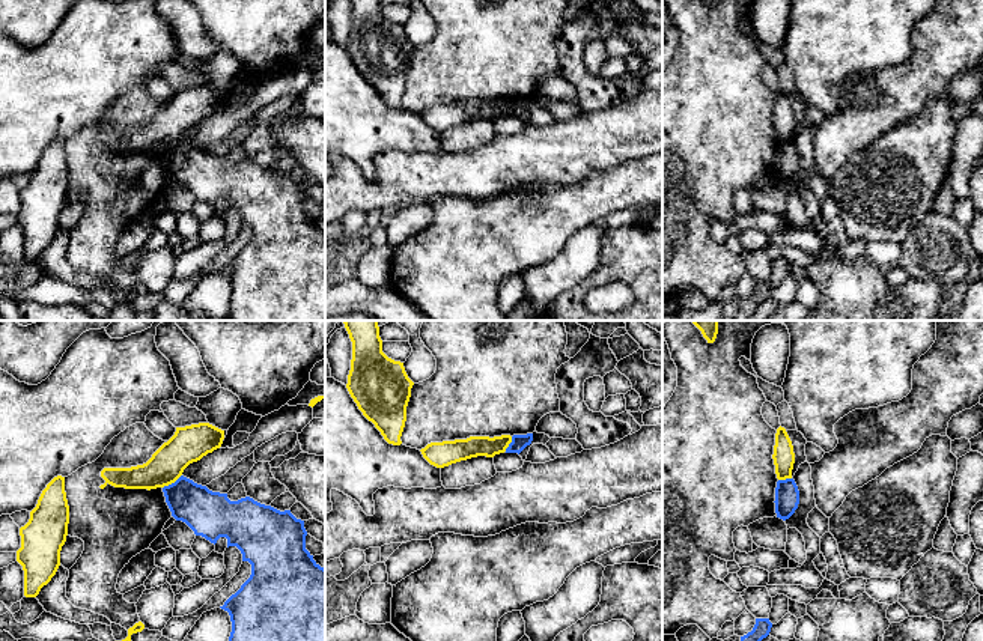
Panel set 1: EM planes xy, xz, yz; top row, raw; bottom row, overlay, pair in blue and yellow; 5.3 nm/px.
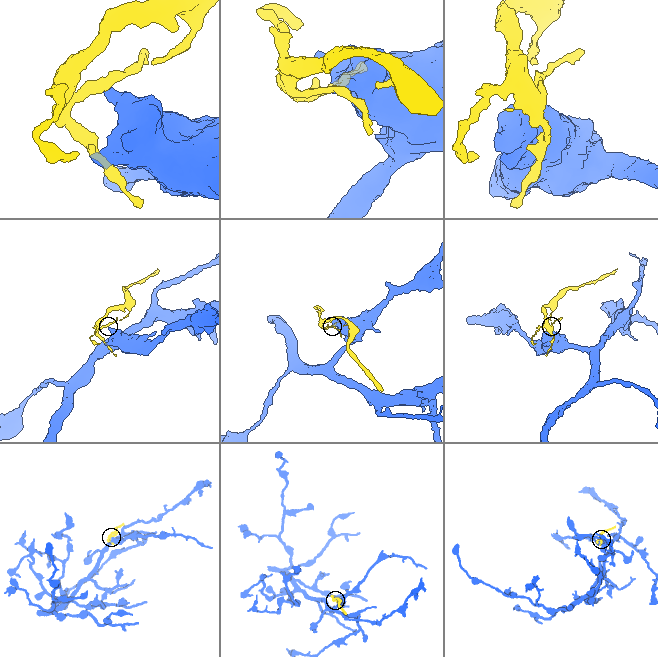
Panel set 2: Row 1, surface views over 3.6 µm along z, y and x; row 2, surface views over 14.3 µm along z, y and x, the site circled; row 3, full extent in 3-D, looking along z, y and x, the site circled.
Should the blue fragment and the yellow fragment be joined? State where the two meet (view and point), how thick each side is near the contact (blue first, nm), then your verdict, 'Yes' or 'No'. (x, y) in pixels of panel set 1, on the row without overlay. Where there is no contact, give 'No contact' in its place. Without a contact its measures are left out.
Touches blue at xy (172, 146). Thickness 240 nm (blue) against 200 nm. No

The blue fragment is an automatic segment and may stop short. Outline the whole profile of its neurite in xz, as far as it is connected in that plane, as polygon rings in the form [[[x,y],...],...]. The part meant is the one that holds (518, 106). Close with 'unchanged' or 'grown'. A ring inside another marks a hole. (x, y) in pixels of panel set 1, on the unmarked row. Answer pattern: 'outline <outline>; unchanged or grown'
outline [[[533,96],[527,98],[513,98],[512,105],[506,111],[506,116],[521,116],[533,104]]]; unchanged

